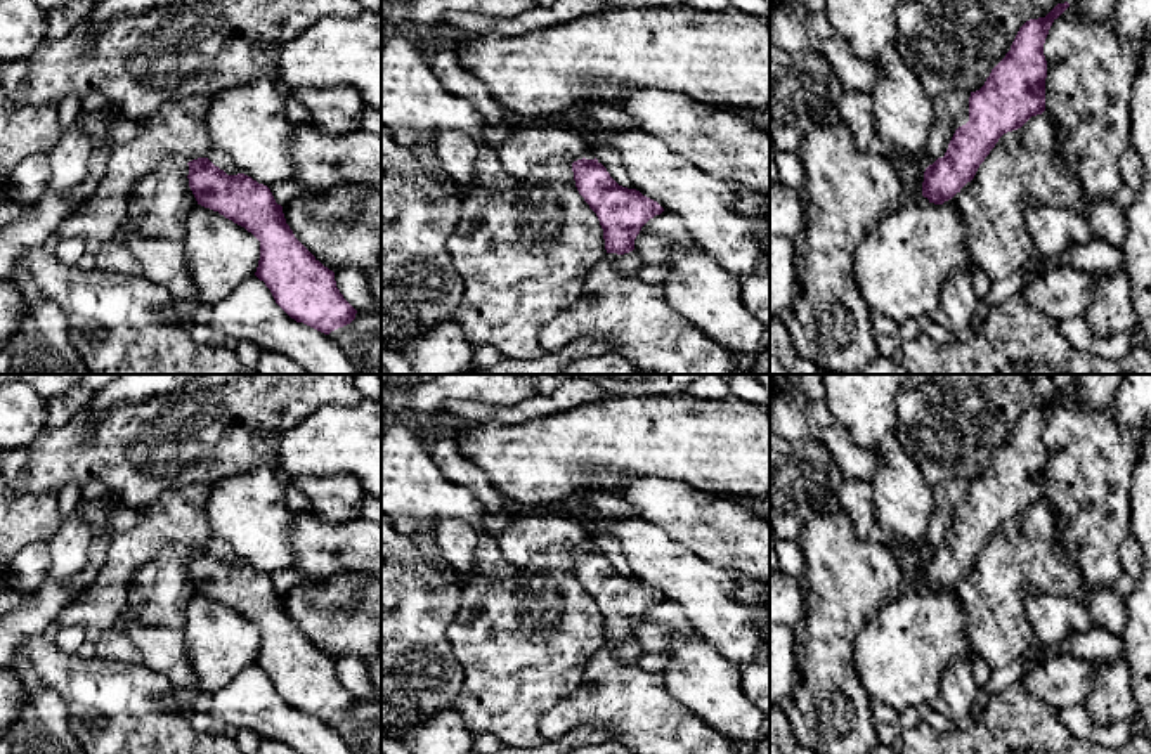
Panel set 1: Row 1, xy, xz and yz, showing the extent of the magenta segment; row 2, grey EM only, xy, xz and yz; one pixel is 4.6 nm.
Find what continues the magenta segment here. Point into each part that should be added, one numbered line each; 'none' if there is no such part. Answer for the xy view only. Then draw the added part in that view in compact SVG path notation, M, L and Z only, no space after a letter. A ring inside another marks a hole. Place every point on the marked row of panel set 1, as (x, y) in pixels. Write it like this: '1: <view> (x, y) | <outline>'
none

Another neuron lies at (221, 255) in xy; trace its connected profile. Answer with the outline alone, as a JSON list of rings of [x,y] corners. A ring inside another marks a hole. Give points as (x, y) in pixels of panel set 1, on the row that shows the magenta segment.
[[[201,205],[192,208],[182,243],[194,296],[172,300],[161,310],[165,321],[179,324],[187,322],[199,303],[218,302],[253,277],[260,260],[260,241],[251,232]]]

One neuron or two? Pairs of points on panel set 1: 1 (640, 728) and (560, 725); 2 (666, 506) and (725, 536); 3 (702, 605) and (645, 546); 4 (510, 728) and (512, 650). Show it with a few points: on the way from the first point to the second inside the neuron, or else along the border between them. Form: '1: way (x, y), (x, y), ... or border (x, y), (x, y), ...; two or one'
1: way (621, 714), (579, 714); one
2: way (680, 510), (711, 526); one
3: way (690, 591), (659, 560); one
4: way (510, 709), (510, 678), (513, 669); one

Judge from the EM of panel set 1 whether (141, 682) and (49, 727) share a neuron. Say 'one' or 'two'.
two

